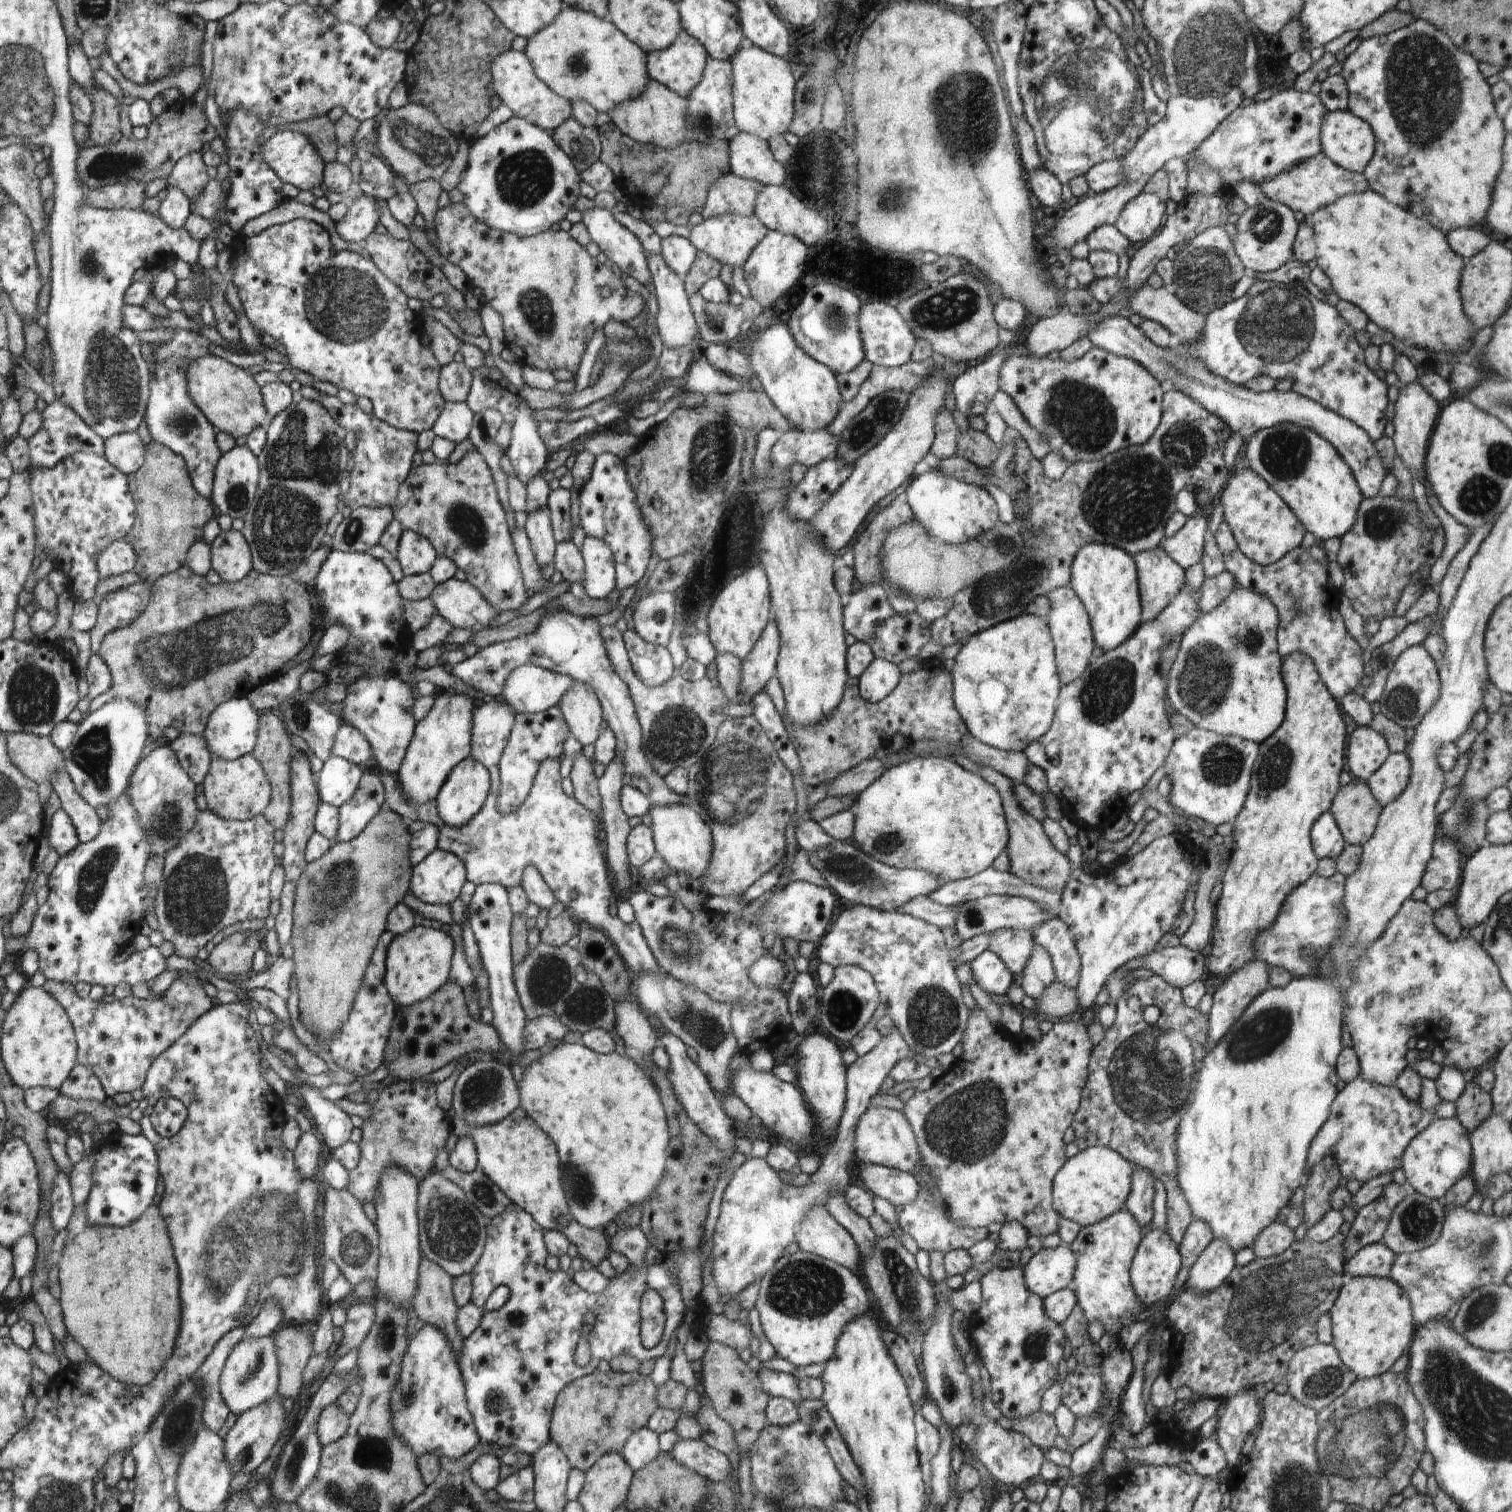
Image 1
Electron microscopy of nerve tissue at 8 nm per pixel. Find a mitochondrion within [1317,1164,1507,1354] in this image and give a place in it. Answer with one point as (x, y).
(1418, 1220)

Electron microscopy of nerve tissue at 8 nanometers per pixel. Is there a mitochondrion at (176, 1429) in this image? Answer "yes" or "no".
yes

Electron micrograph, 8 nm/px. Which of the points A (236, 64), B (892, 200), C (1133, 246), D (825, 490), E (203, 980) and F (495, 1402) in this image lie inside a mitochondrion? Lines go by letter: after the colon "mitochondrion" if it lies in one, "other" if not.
A: mitochondrion
B: mitochondrion
C: other
D: other
E: other
F: mitochondrion

